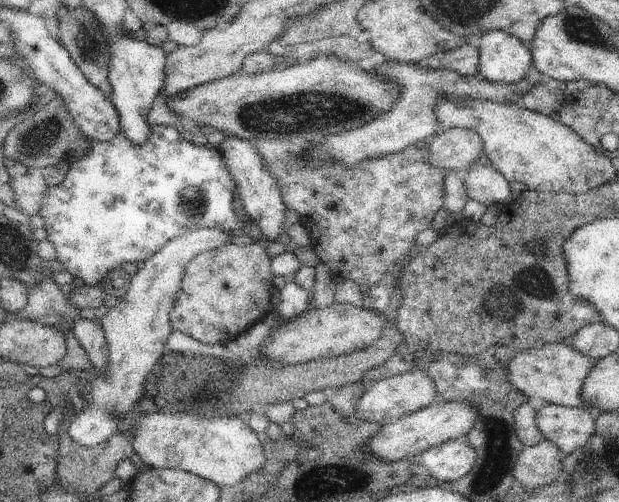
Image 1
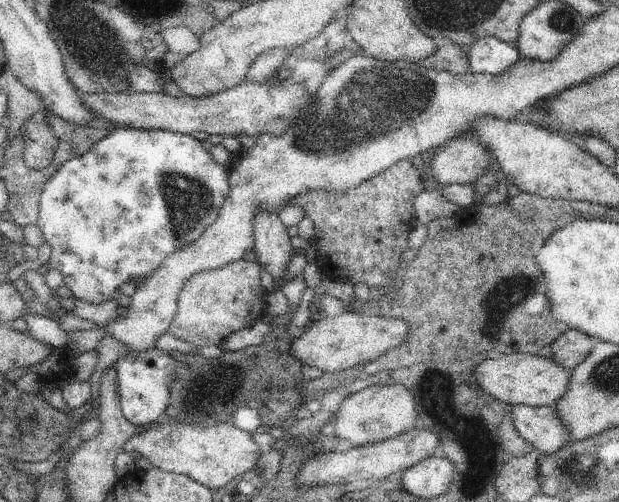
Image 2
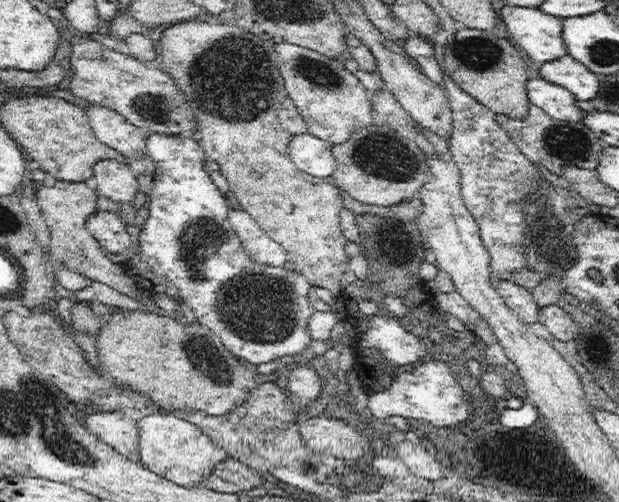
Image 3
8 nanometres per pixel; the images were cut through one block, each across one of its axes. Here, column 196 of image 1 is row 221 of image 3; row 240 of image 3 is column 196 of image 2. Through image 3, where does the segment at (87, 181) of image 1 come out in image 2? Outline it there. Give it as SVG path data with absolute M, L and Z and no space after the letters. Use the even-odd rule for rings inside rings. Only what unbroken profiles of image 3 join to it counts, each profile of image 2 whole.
M131 128L111 130L109 136L95 142L83 156L65 162L41 190L37 228L41 230L45 244L49 244L49 248L51 248L51 256L47 260L47 270L57 270L63 276L63 284L73 294L73 298L89 302L89 304L109 302L111 298L115 298L119 294L117 288L123 282L129 282L129 280L143 282L159 266L159 262L163 262L165 256L169 256L171 252L181 250L189 242L197 240L217 220L227 194L229 194L229 170L225 170L223 166L213 162L213 156L205 148L201 148L201 142L197 142L193 136L177 134L177 132L169 132L169 130L131 130Z

